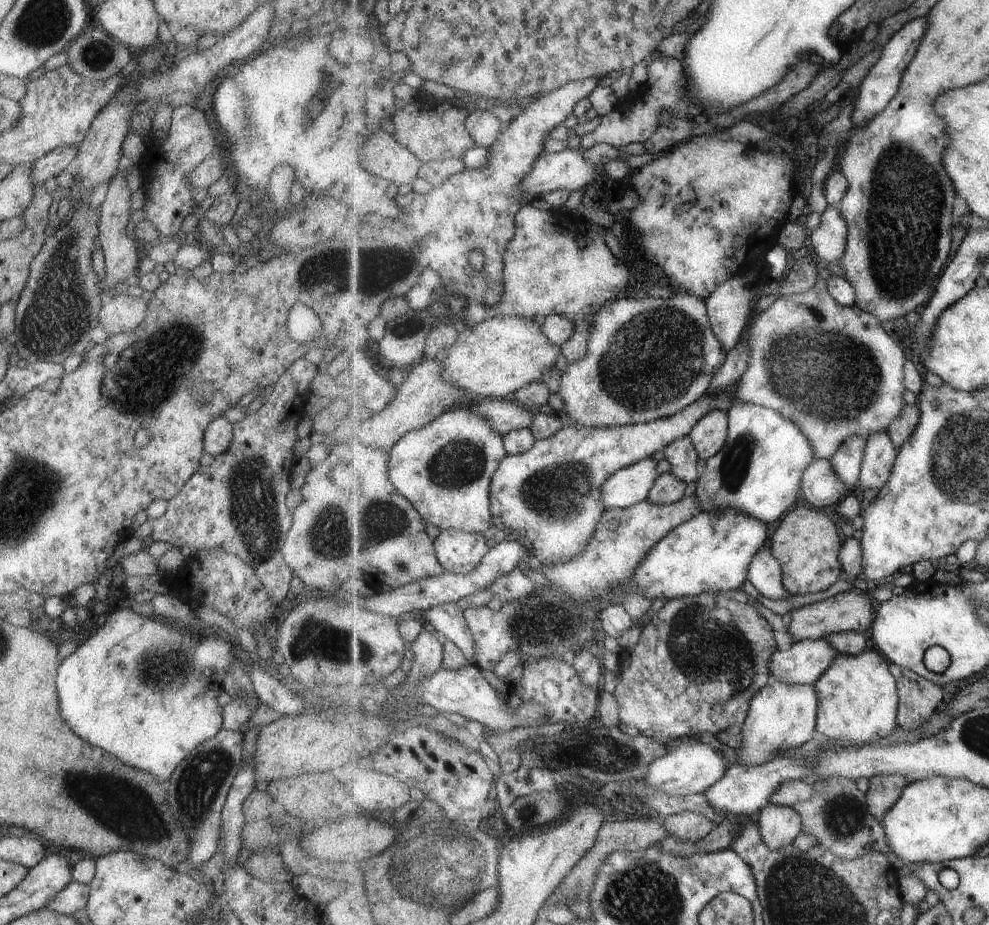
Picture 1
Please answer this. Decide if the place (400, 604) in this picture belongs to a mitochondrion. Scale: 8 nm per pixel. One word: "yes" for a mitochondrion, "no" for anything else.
no

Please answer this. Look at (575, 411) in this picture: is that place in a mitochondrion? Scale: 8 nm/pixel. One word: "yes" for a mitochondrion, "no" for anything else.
no

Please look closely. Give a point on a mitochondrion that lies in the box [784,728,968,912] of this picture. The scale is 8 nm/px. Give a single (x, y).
(842, 817)

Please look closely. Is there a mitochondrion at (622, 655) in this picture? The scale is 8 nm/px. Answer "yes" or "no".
no

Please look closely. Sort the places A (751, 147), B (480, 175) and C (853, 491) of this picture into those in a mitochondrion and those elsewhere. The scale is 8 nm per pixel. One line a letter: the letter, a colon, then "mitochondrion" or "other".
A: other
B: mitochondrion
C: other

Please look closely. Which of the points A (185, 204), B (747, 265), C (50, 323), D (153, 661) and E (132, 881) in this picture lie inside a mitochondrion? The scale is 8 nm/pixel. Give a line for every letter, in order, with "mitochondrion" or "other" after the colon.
A: other
B: other
C: mitochondrion
D: mitochondrion
E: other

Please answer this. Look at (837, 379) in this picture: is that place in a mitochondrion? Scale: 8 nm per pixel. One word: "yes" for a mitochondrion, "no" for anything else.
yes

